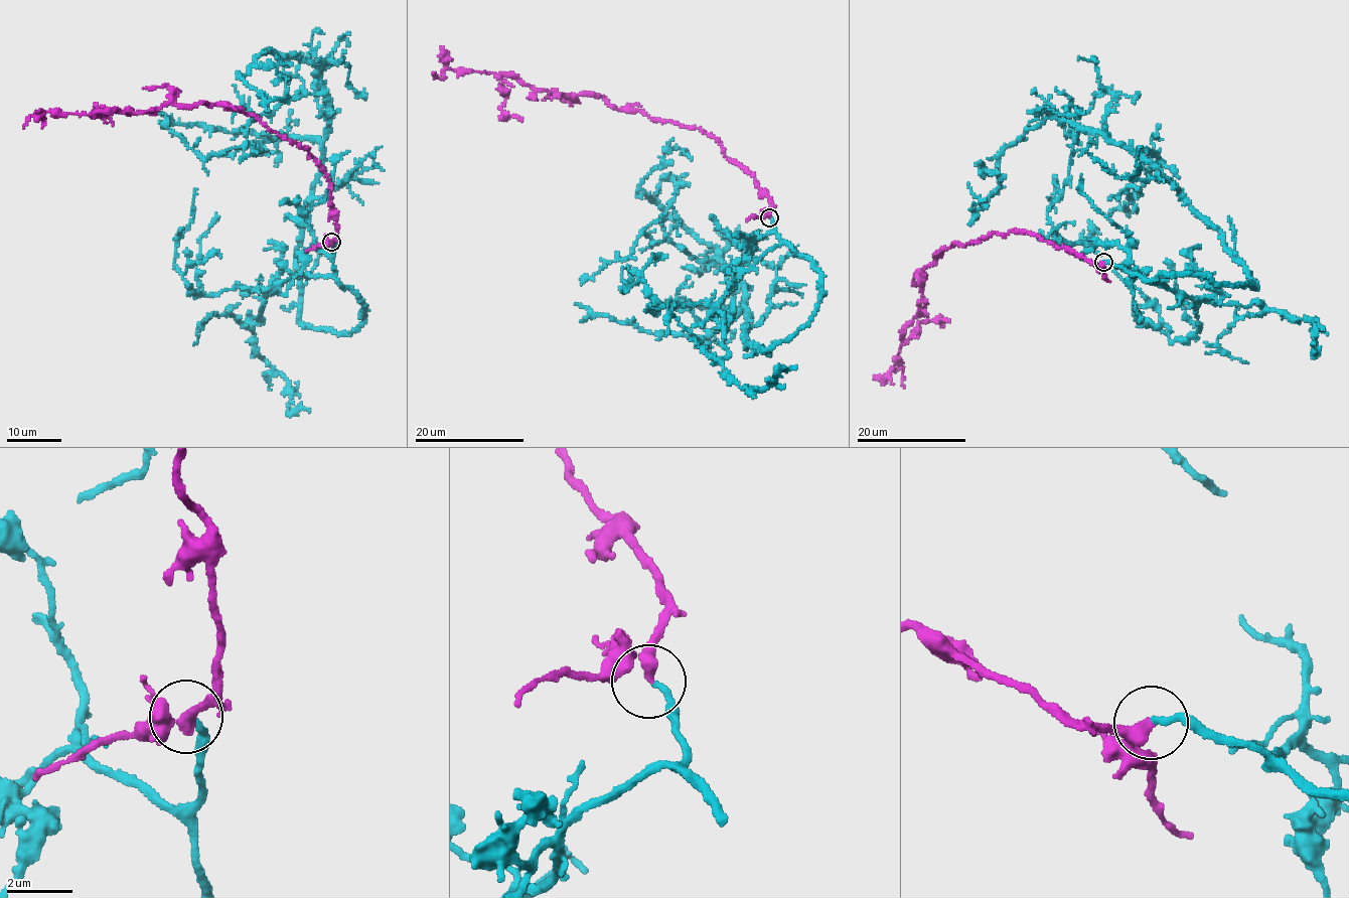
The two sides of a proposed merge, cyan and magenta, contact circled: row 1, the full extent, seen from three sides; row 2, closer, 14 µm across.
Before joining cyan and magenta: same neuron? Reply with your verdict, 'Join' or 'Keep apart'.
Join

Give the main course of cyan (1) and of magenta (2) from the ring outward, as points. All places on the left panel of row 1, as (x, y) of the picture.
1: (332, 242), (363, 306), (348, 335), (299, 318), (332, 104), (295, 55), (241, 77), (268, 102), (283, 76)
2: (331, 242), (337, 213), (314, 158), (238, 109), (204, 102), (135, 113), (46, 110), (23, 127)

